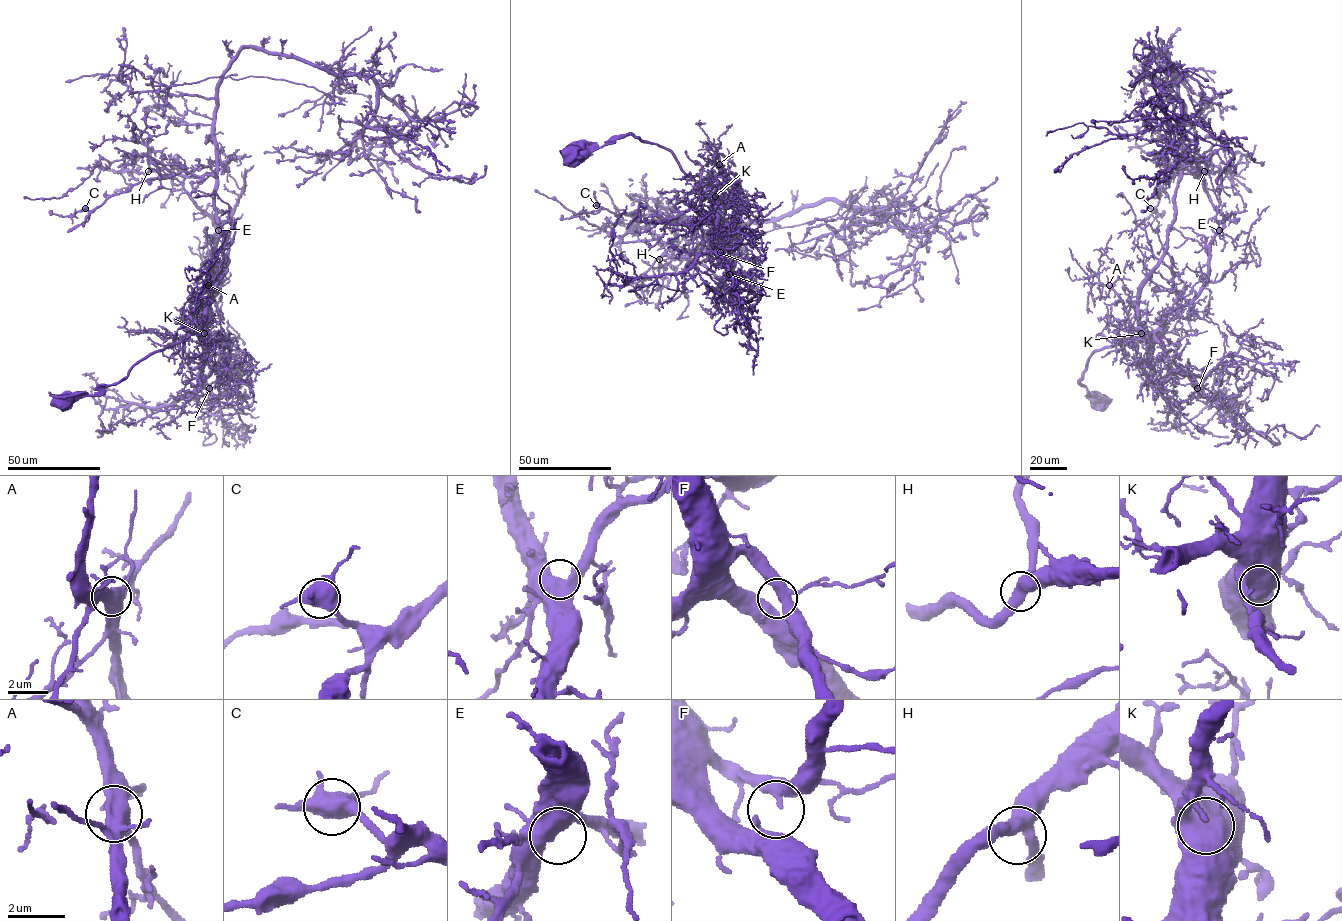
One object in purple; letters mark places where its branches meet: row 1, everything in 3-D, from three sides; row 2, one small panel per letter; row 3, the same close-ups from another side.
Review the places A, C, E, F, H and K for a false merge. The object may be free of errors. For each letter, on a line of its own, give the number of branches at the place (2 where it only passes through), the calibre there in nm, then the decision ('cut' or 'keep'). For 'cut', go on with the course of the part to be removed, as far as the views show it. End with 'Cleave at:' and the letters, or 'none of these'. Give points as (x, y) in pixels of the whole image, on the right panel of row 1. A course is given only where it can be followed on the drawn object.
A: 3 | 440 nm | keep
C: 4 | 650 nm | keep
E: 2 | 600 nm | keep
F: 3 | 260 nm | keep
H: 3 | 400 nm | keep
K: 2 | 600 nm | keep
Cleave at: none of these

